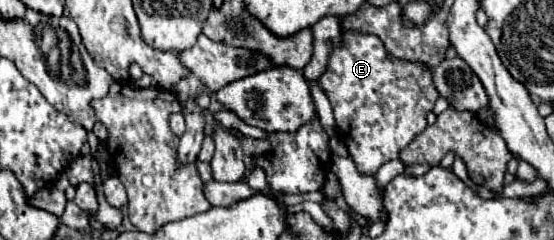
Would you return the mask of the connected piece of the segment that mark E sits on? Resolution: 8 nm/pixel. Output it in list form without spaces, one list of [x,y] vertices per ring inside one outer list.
[[[342,30],[342,46],[332,50],[328,68],[318,82],[332,104],[338,136],[344,140],[352,160],[364,174],[374,174],[384,162],[396,160],[400,150],[404,150],[420,132],[426,130],[426,114],[432,112],[434,102],[440,96],[432,82],[432,70],[426,64],[390,58],[384,42],[376,34],[362,34],[354,30]]]

